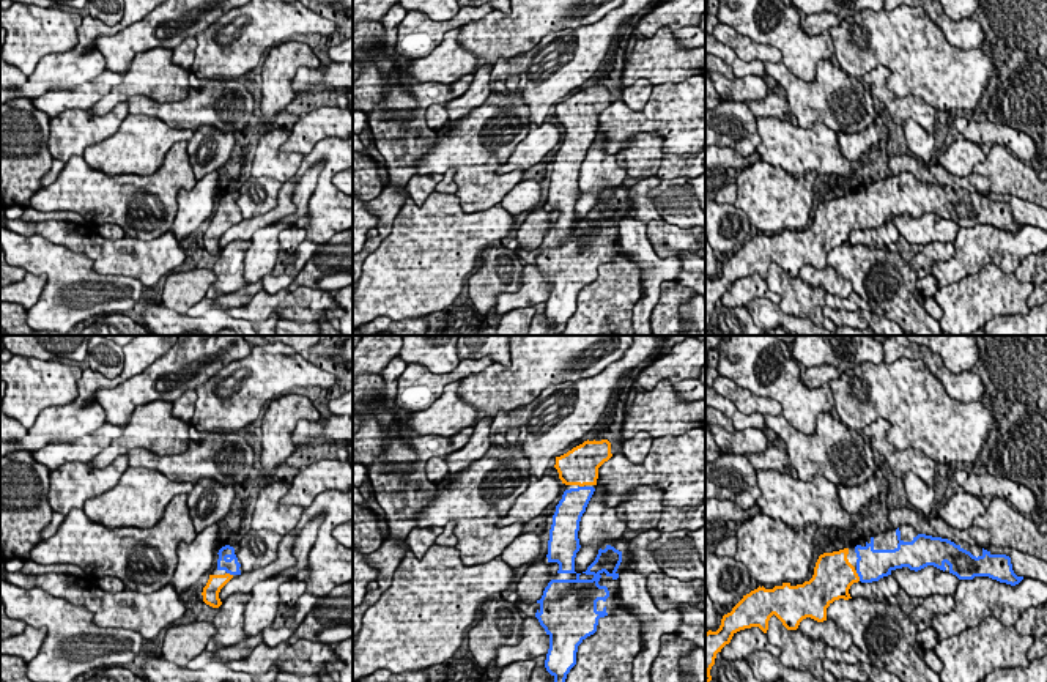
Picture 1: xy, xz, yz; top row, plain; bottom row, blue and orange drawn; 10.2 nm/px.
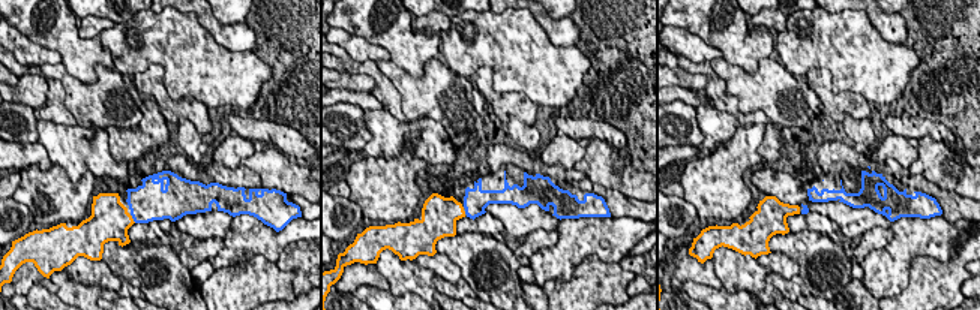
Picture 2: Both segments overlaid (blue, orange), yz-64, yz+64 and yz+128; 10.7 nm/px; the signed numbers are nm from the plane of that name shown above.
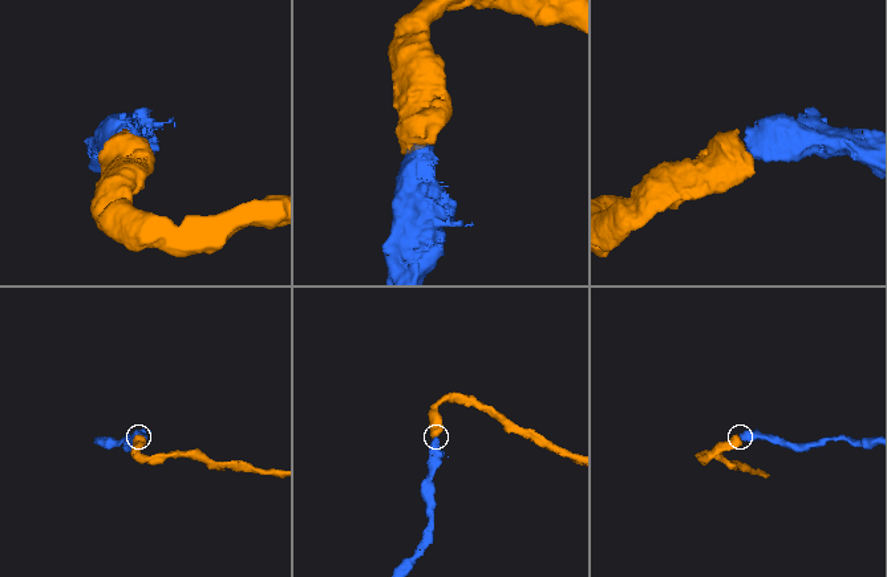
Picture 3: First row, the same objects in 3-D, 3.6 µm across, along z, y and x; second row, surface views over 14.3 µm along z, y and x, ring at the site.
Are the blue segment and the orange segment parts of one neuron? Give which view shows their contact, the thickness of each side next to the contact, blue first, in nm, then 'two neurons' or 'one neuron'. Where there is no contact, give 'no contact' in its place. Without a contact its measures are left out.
contact in yz; calibres 320 and 400 nm; one neuron

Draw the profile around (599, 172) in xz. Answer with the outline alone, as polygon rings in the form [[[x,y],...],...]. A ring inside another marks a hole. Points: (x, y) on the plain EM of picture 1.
[[[595,132],[595,139],[579,169],[579,198],[575,205],[575,219],[583,221],[595,208],[598,197],[612,187],[623,186],[628,176],[623,164],[617,161],[617,154],[606,156],[601,143],[605,134]]]

